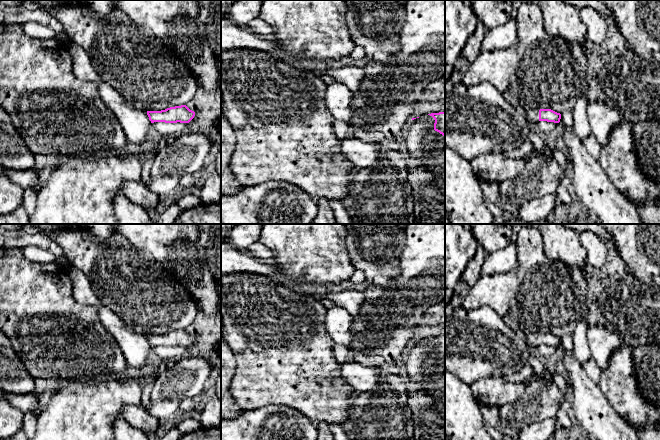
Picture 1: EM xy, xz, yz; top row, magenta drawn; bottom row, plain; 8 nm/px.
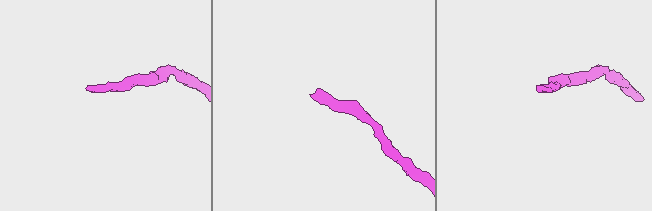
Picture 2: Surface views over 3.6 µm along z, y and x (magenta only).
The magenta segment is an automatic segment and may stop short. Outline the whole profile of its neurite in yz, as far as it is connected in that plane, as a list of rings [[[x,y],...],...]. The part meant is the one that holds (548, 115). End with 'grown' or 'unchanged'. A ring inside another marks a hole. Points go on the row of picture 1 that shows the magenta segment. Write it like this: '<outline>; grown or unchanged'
[[[530,108],[525,111],[525,115],[528,121],[534,123],[539,121],[559,123],[561,119],[561,114],[551,109]]]; grown

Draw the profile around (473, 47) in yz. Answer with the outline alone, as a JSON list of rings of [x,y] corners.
[[[483,25],[477,26],[474,34],[467,40],[463,50],[455,62],[455,67],[448,81],[449,83],[457,85],[462,82],[465,72],[482,51],[483,37],[489,29],[490,28]]]

